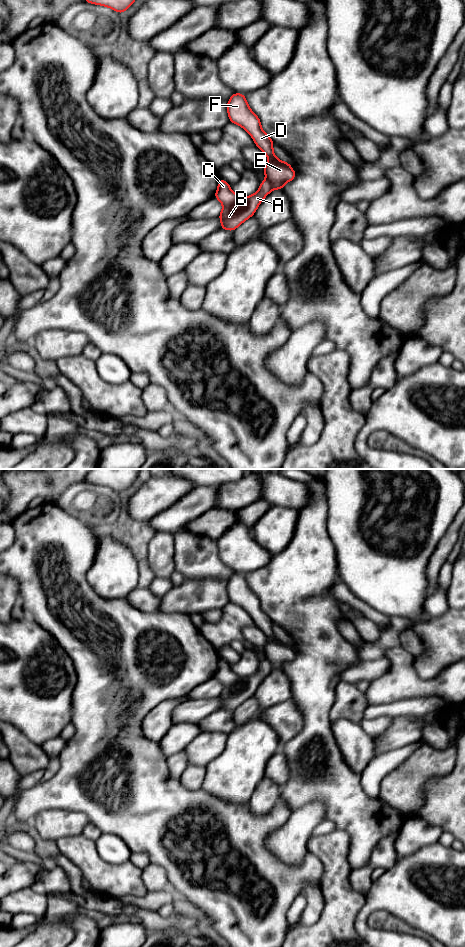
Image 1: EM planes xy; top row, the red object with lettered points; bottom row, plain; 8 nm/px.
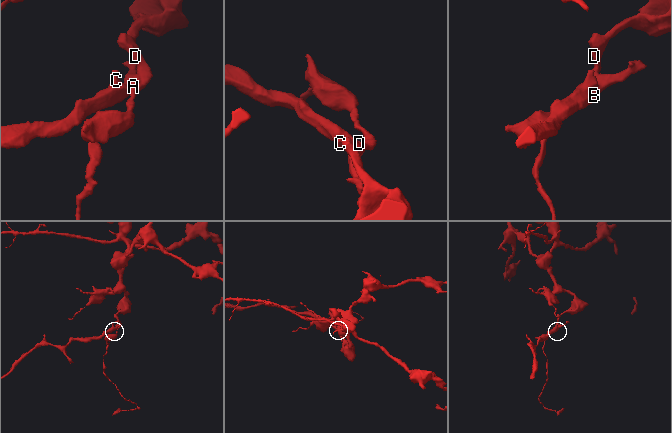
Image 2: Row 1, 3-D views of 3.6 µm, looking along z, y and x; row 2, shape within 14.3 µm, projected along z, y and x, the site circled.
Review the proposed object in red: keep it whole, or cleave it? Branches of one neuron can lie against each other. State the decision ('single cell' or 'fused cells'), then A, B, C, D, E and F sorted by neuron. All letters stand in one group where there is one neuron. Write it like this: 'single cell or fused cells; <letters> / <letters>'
fused cells; A B C / D E F

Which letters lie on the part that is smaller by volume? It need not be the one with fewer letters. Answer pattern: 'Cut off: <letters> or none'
Cut off: A, B, C

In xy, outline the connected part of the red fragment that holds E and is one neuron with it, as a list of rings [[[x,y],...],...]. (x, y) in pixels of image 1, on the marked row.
[[[234,93],[227,102],[227,112],[230,122],[244,128],[254,140],[256,146],[269,158],[269,162],[264,166],[266,179],[271,183],[273,189],[282,190],[285,183],[292,181],[296,177],[295,171],[287,162],[280,161],[273,152],[273,140],[262,130],[260,119],[250,109],[245,95]]]

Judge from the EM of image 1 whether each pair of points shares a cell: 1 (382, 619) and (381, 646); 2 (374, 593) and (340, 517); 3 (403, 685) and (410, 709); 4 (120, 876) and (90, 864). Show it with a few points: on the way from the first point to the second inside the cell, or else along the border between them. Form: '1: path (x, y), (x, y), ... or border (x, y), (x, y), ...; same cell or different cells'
1: border (389, 618), (390, 624); different cells
2: path (374, 574), (374, 559), (352, 536); same cell
3: border (430, 695), (401, 698), (384, 704); different cells
4: path (113, 876), (102, 876), (97, 871); same cell

